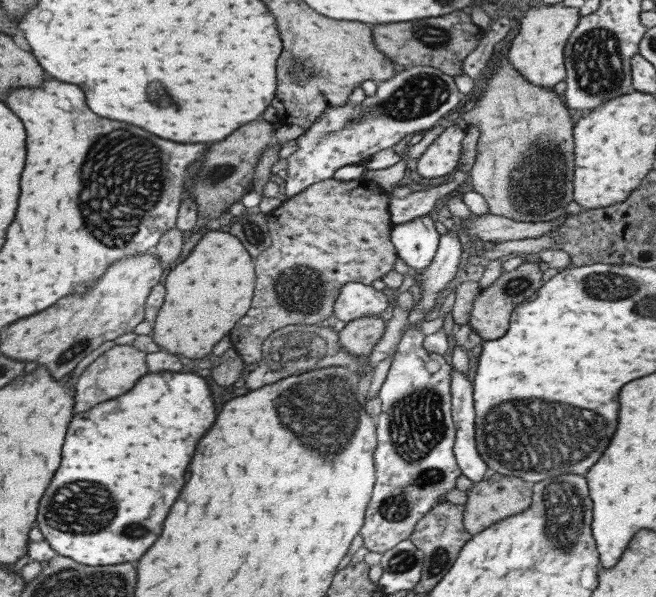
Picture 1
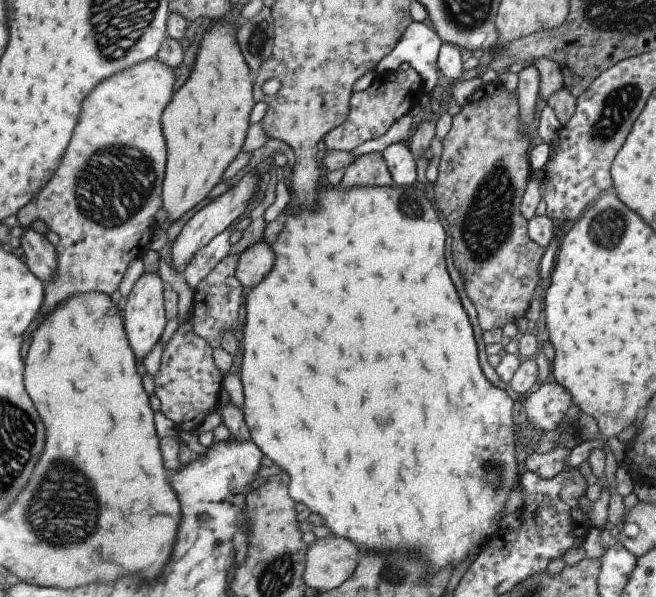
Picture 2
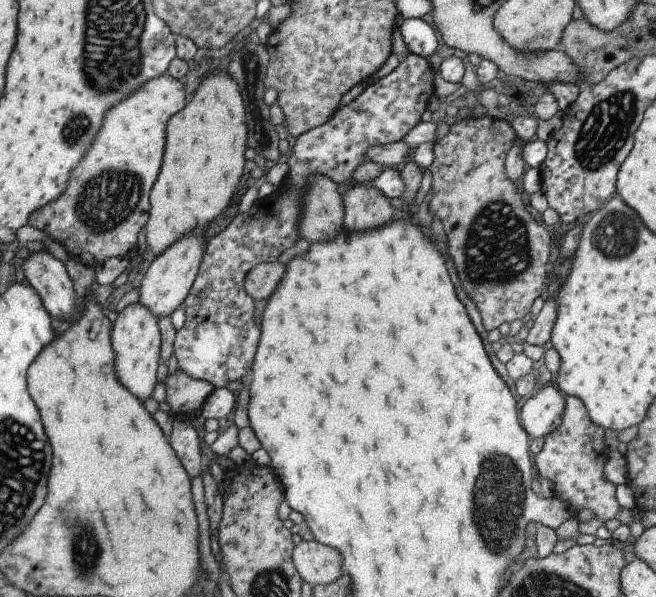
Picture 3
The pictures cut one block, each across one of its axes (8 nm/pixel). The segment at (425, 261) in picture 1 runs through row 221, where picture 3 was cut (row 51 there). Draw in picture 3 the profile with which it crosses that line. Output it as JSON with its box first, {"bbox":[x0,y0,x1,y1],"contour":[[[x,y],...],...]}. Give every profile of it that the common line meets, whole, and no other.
{"bbox":[399,18,438,59],"contour":[[[420,18],[406,19],[399,30],[410,53],[414,55],[428,59],[438,46],[436,30]]]}

